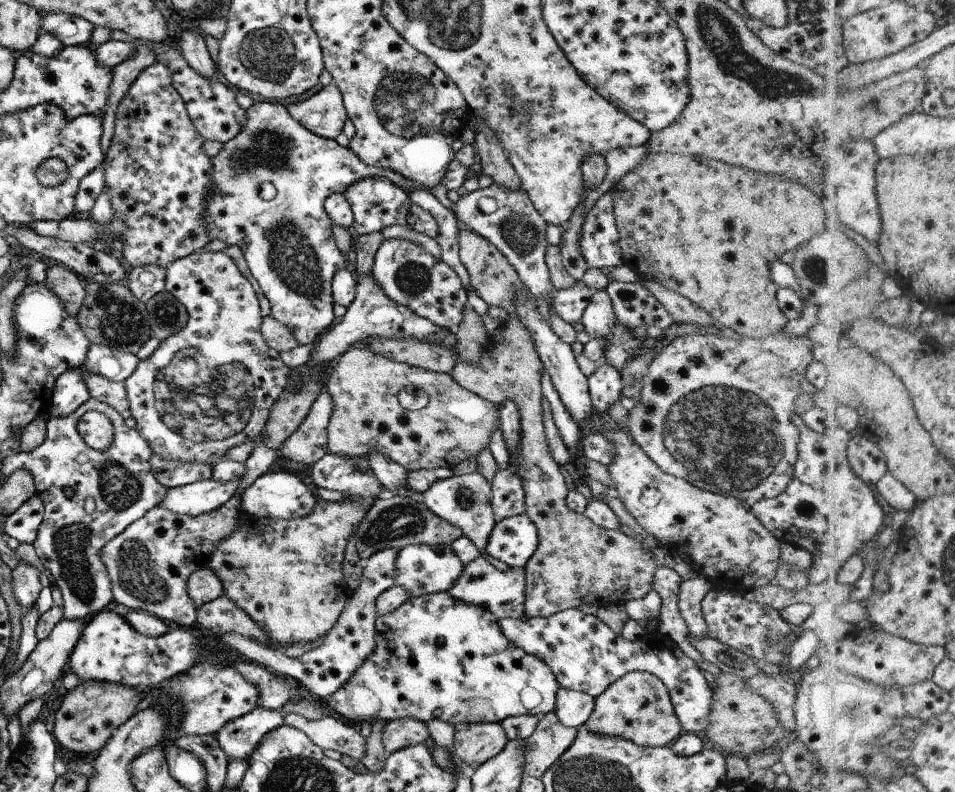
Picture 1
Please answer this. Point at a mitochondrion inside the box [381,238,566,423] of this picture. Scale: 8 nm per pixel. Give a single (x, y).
(413, 279)

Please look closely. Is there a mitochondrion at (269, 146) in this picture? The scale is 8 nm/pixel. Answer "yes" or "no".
yes

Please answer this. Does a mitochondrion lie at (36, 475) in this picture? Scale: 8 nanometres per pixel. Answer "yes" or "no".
no

